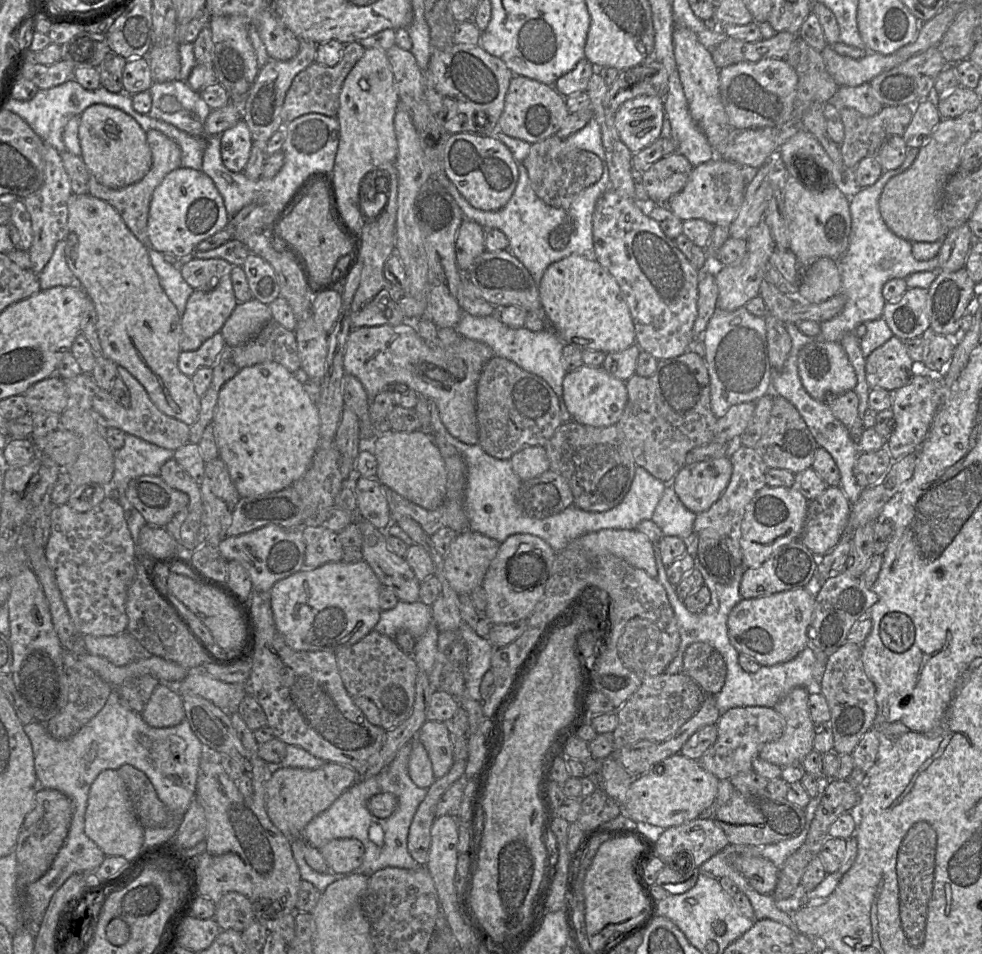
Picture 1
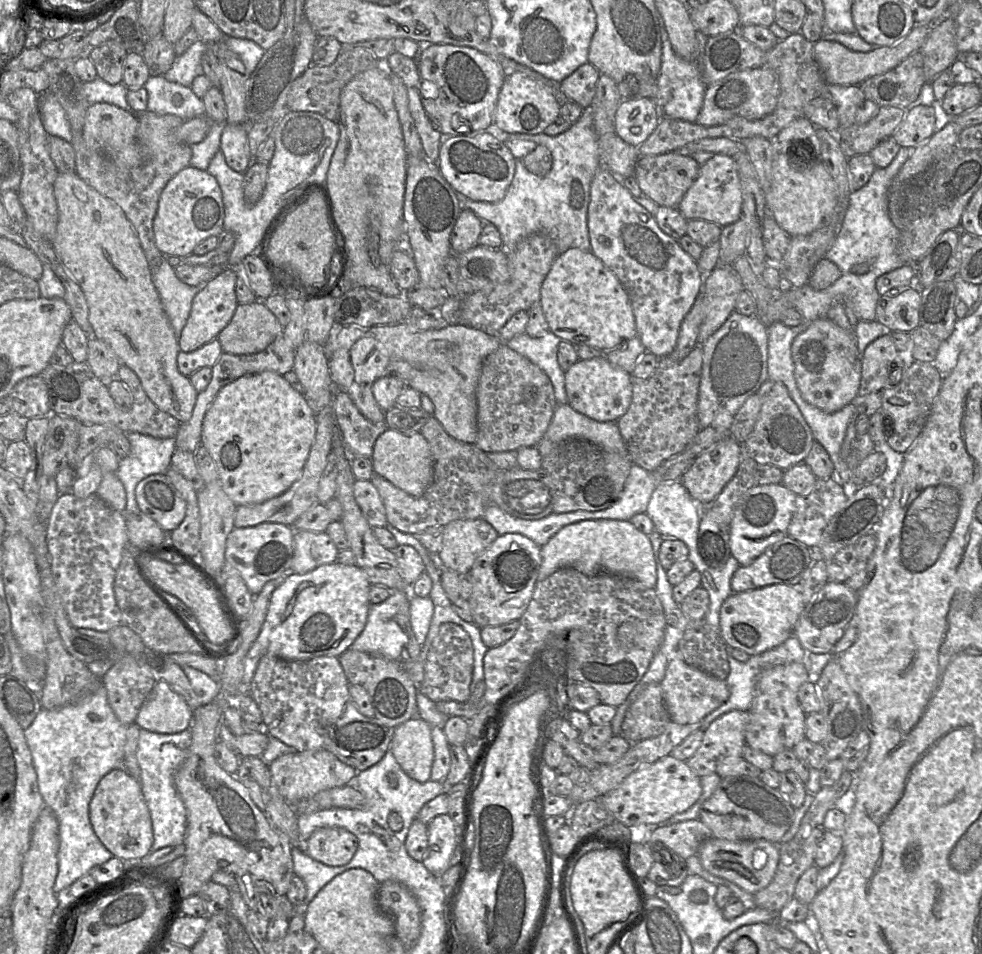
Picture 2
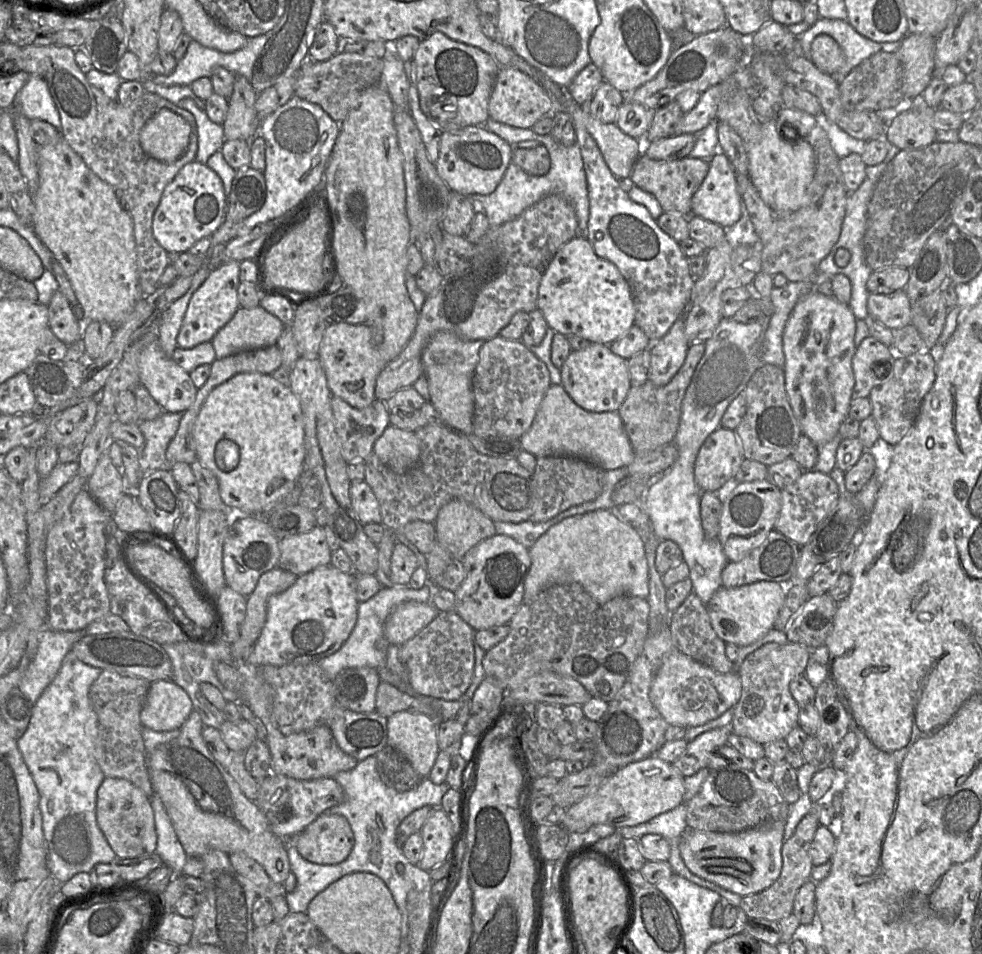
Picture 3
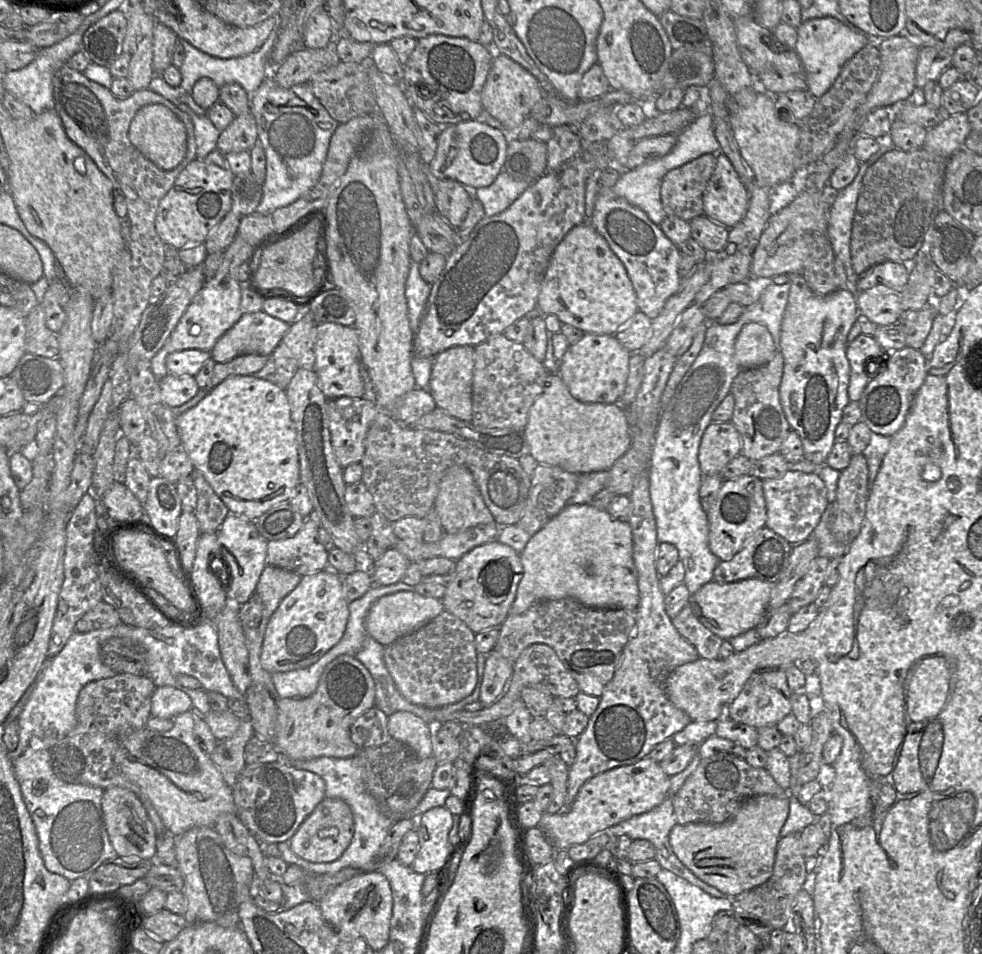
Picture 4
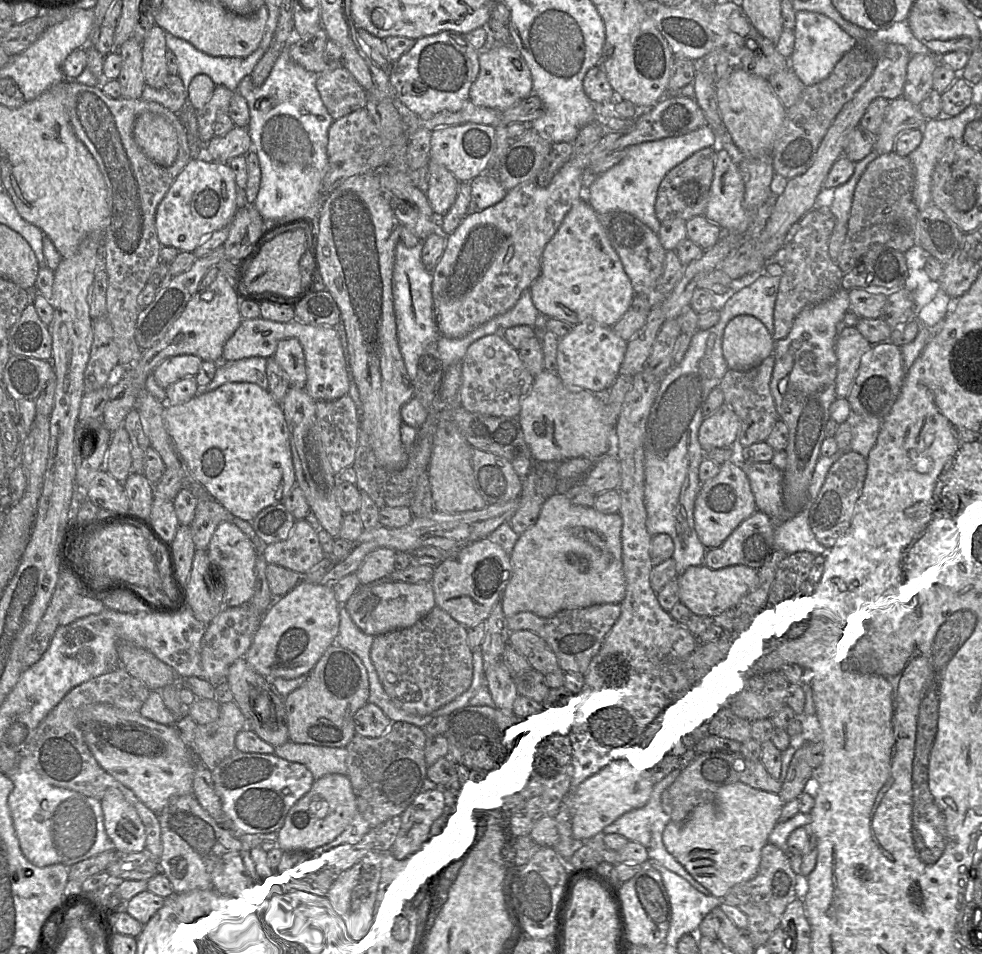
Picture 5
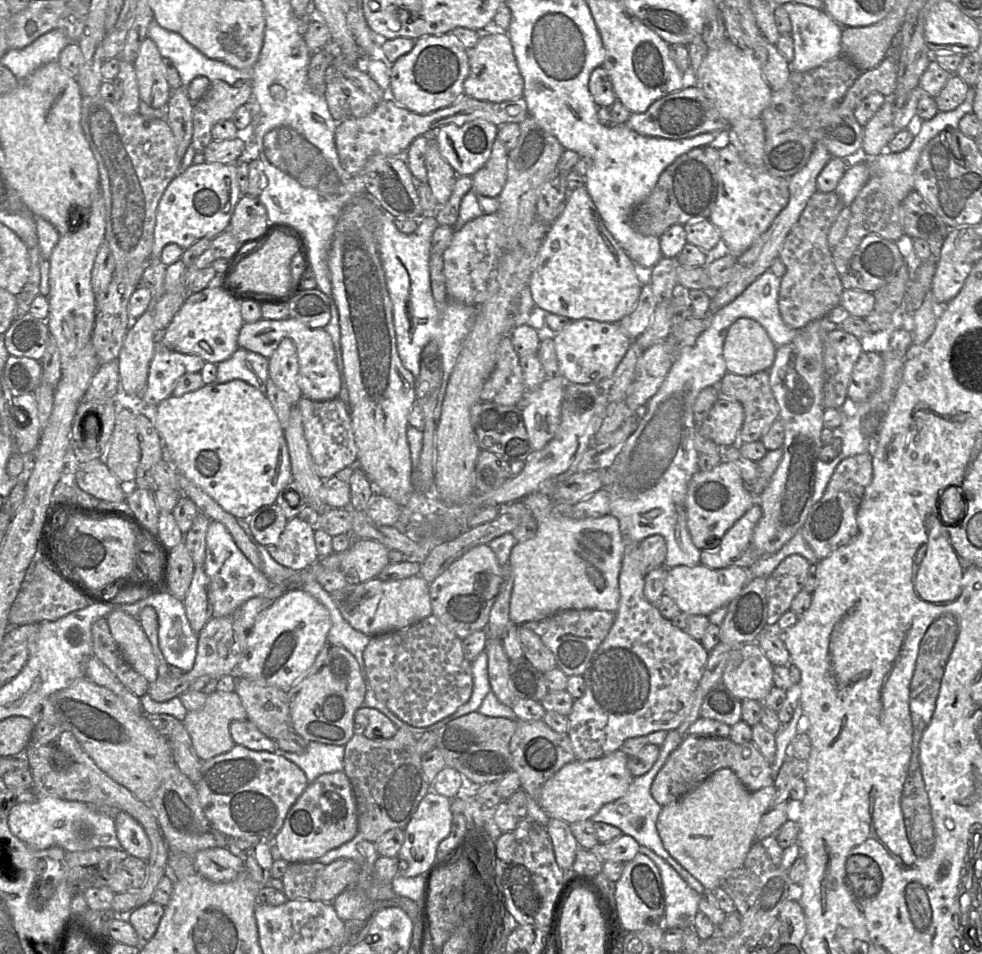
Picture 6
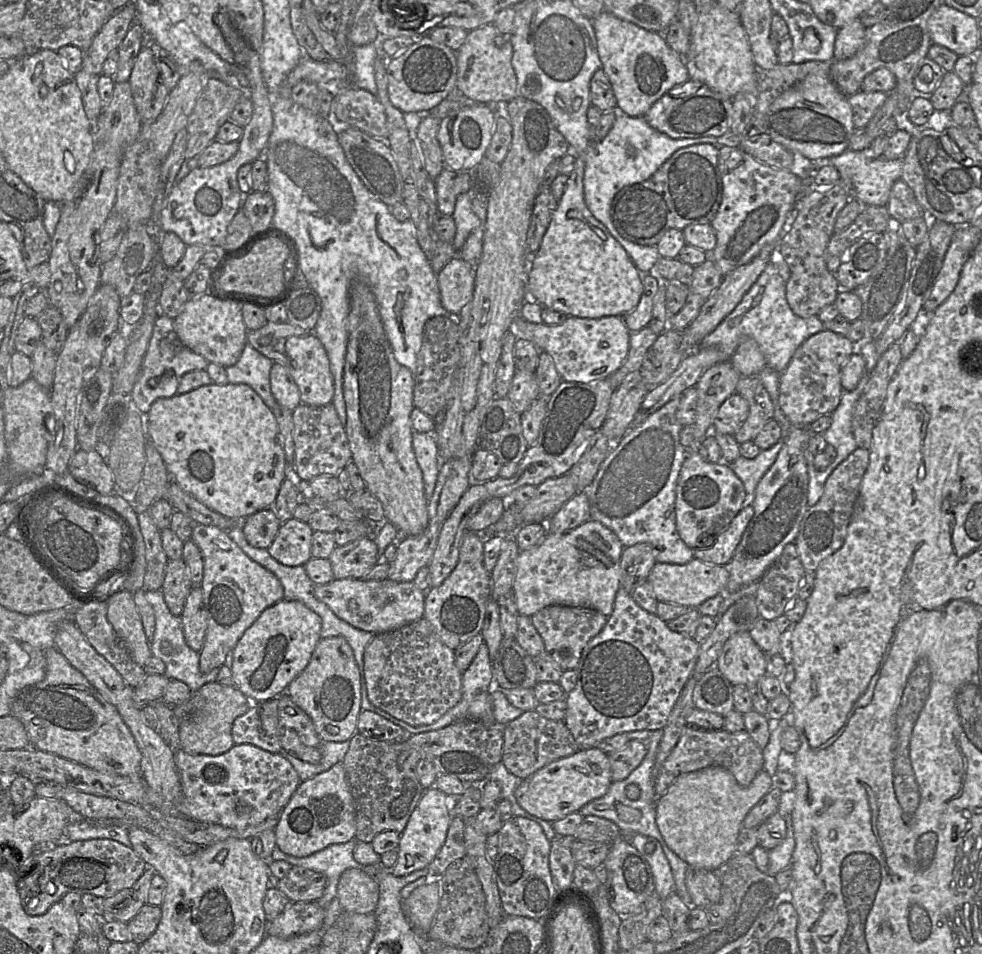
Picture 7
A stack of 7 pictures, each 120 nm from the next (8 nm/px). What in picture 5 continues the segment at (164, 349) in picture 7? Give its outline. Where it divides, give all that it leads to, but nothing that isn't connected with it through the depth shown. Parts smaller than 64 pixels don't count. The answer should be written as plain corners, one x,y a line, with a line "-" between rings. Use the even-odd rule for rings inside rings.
192,354
171,356
154,369
153,376
158,385
166,389
184,377
197,375
202,362

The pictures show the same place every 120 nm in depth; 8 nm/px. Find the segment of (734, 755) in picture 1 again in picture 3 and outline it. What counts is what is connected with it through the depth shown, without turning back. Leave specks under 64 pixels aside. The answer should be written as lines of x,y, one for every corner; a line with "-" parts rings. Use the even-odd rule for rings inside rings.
721,727
706,731
689,742
685,752
672,764
681,774
691,776
708,766
710,755
717,748
728,744
732,727

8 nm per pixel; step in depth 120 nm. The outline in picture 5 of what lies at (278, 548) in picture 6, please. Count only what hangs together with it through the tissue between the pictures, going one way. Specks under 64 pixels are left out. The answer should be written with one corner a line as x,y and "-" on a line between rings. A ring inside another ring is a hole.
305,519
295,521
287,539
265,546
263,557
267,564
275,564
305,574
320,563
325,553
317,530

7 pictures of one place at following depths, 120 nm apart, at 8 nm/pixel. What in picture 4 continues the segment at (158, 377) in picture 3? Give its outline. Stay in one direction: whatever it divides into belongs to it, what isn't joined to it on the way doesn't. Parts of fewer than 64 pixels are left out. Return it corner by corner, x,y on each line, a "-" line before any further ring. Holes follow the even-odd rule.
167,374
159,381
163,402
171,407
179,407
190,401
199,391
199,386
191,375

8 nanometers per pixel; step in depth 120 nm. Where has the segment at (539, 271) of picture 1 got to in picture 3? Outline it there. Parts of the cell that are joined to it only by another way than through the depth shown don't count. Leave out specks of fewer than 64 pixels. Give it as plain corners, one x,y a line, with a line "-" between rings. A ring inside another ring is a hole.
490,117
483,125
475,126
484,126
510,145
516,145
522,141
535,140
545,146
550,155
550,169
545,175
529,175
511,161
500,183
491,194
466,195
470,201
478,201
481,203
483,207
482,213
485,213
490,226
499,226
511,221
542,198
552,194
559,194
567,199
575,210
578,223
578,235
585,235
589,219
589,198
583,160
577,143
571,146
565,146
555,141
550,134
539,135
531,128
513,127
499,123

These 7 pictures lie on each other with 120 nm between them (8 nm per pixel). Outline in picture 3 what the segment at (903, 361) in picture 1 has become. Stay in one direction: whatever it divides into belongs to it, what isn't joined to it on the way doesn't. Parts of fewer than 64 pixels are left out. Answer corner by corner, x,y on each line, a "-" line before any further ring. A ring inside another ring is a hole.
871,336
865,338
856,347
852,359
852,368
855,377
852,400
868,397
873,387
882,384
881,377
887,378
892,371
890,363
893,363
895,355
892,348
-
879,364
884,364
885,368
880,369
-
881,371
883,372
880,373
-
879,373
880,377
877,376

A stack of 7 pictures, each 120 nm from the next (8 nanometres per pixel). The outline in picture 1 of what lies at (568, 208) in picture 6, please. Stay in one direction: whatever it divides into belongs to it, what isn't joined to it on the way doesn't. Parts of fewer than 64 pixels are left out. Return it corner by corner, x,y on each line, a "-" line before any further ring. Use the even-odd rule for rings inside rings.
571,254
550,264
538,290
547,324
565,344
606,354
623,351
635,344
634,323
621,289
597,260

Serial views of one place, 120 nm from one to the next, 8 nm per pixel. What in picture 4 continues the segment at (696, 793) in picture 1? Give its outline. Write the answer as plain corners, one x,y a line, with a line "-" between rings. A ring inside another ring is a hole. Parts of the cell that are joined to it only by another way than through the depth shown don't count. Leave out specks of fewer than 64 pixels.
651,758
604,771
584,783
568,812
543,812
538,826
556,850
568,849
586,842
599,831
660,805
668,796
670,777
661,769
659,762

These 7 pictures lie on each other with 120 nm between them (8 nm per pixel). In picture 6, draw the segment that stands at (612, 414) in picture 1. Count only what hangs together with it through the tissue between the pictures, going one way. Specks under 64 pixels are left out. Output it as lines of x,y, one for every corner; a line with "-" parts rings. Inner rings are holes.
593,319
572,320
560,332
552,334
558,366
567,383
591,384
610,377
633,341
619,323

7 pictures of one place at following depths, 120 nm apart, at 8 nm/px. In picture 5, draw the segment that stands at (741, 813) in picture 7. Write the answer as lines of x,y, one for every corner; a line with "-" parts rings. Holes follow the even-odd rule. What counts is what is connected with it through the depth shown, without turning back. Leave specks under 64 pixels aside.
735,782
718,789
712,802
696,806
684,821
670,820
662,840
667,851
697,882
711,895
723,899
733,886
757,874
762,848
784,804
778,793

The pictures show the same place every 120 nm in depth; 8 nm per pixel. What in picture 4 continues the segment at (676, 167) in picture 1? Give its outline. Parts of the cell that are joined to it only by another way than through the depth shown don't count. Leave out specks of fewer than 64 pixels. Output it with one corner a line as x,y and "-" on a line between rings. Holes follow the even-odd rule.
715,154
700,157
670,170
661,184
661,202
666,216
691,221
703,214
703,193
716,167

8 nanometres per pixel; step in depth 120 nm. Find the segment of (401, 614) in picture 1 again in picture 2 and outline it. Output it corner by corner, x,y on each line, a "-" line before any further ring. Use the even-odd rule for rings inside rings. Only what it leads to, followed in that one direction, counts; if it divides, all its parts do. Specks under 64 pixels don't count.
391,593
383,602
371,604
365,627
349,648
390,660
400,660
401,652
409,641
396,621
402,599
408,599
409,602
409,597
396,597

